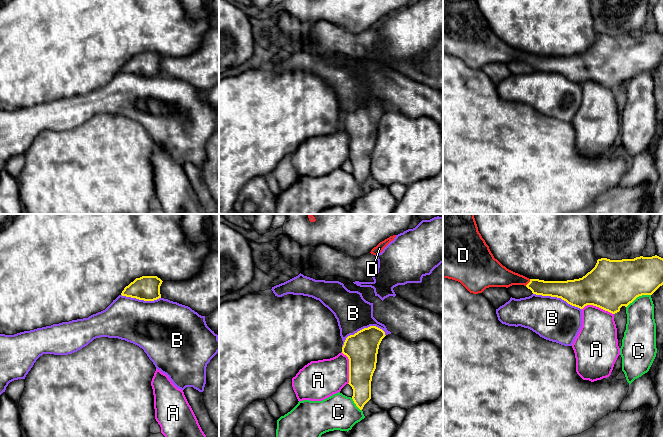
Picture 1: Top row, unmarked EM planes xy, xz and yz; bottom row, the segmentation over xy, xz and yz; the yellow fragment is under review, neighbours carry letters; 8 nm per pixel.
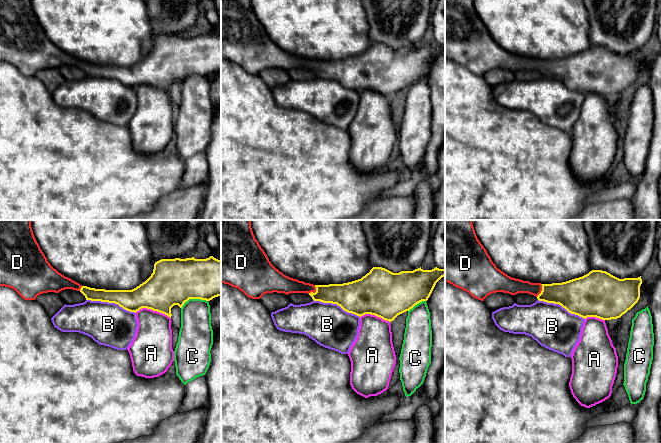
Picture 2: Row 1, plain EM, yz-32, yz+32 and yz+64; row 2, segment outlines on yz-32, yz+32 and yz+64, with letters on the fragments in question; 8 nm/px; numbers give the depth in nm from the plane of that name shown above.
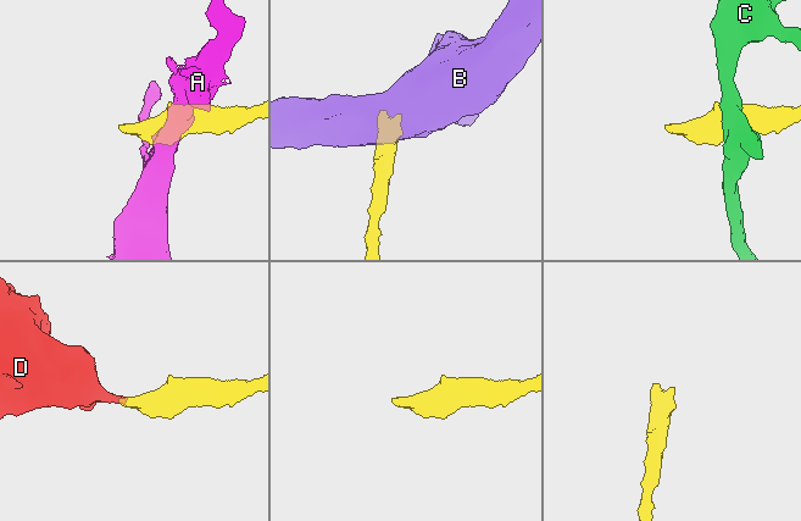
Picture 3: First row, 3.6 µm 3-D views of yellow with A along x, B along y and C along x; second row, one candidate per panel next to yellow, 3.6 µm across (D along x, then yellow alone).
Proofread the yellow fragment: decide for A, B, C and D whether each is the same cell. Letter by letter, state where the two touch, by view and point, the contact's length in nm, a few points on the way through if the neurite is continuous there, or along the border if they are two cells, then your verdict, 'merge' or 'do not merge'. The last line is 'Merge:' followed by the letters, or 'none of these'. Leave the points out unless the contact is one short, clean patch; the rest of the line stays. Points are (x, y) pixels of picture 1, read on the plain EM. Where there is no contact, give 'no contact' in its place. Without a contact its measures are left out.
A: contact xz (349, 143); length 260 nm; border xz (341, 128), (348, 135), (348, 159); do not merge
B: contact xz (362, 105); length 380 nm; do not merge
C: contact yz (638, 72); length 220 nm; do not merge
D: contact yz (529, 58); length 70 nm; way yz (559, 65), (538, 63), (529, 58), (499, 52); merge
Merge: D

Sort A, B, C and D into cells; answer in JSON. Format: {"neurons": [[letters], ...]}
{"neurons": [["A"], ["B"], ["C"], ["D"]]}

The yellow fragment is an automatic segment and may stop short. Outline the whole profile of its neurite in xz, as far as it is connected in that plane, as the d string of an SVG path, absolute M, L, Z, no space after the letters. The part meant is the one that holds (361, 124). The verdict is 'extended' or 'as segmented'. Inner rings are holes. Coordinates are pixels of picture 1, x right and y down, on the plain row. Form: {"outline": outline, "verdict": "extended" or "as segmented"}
{"outline": "M370 102L348 112L342 123L342 129L349 135L348 160L353 165L352 175L360 186L371 175L378 125L385 112L382 105Z", "verdict": "as segmented"}

